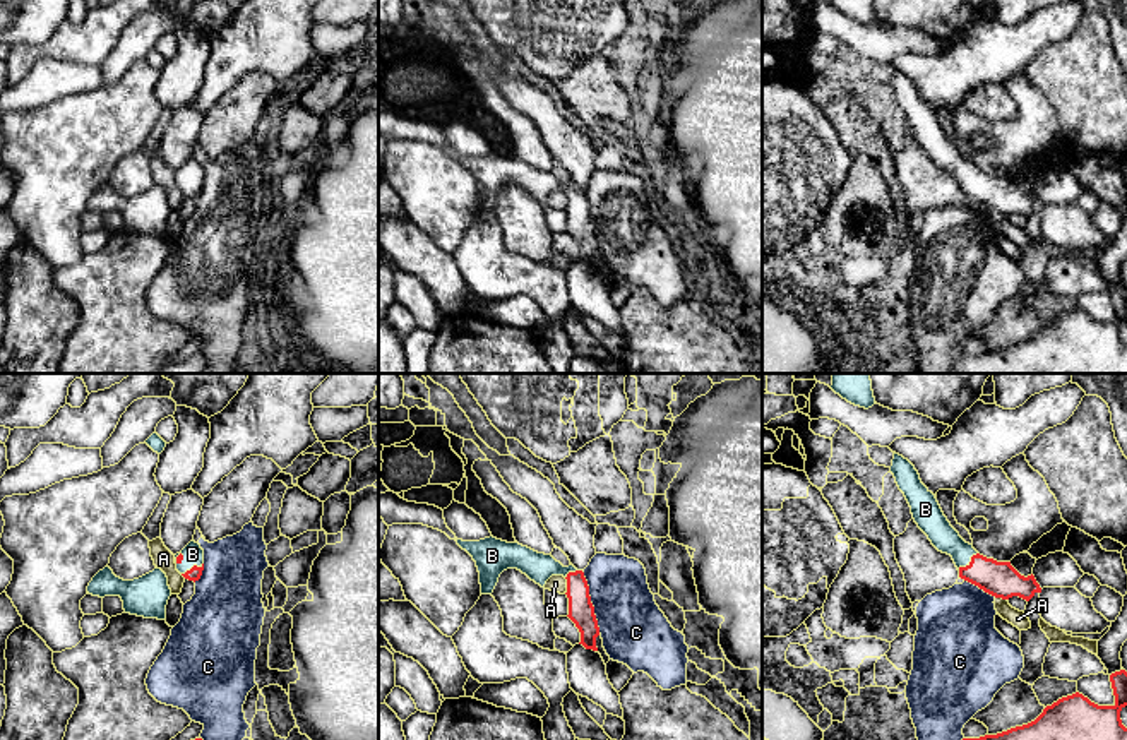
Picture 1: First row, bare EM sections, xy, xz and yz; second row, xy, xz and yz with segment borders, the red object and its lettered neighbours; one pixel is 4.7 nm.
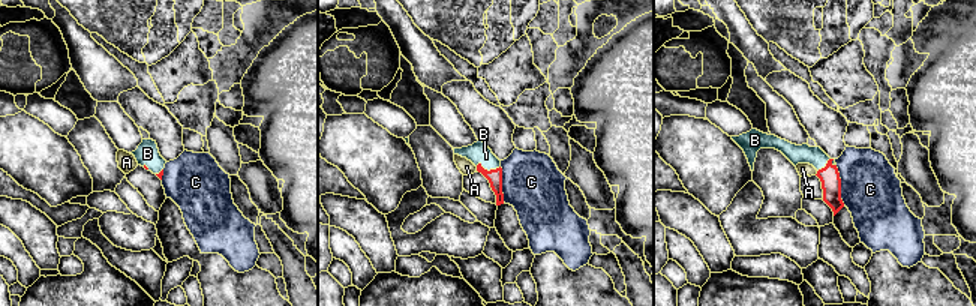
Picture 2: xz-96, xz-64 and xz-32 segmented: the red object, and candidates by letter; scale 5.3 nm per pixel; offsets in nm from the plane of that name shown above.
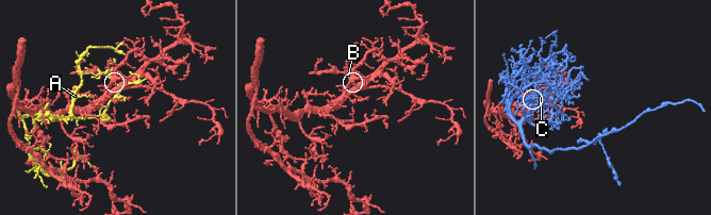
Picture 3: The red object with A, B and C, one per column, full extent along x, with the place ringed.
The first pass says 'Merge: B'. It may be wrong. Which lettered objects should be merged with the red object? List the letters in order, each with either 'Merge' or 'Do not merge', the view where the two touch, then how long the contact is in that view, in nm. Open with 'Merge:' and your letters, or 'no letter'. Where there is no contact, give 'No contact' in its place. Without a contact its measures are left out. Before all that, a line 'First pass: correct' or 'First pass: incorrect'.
First pass: correct
Merge: B
A: Do not merge. Touches red in xz. Shared border 80 nm
B: Merge. Touches red in yz. Shared border 130 nm
C: Do not merge. Touches red in xz. Shared border 300 nm

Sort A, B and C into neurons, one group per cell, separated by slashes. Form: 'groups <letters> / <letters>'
groups A / B / C

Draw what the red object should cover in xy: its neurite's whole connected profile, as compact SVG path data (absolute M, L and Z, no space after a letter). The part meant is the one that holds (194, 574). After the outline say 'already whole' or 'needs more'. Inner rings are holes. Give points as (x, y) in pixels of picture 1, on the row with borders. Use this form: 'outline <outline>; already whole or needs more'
outline M194 540L175 555L176 570L188 581L199 581L204 570L204 550Z; needs more

